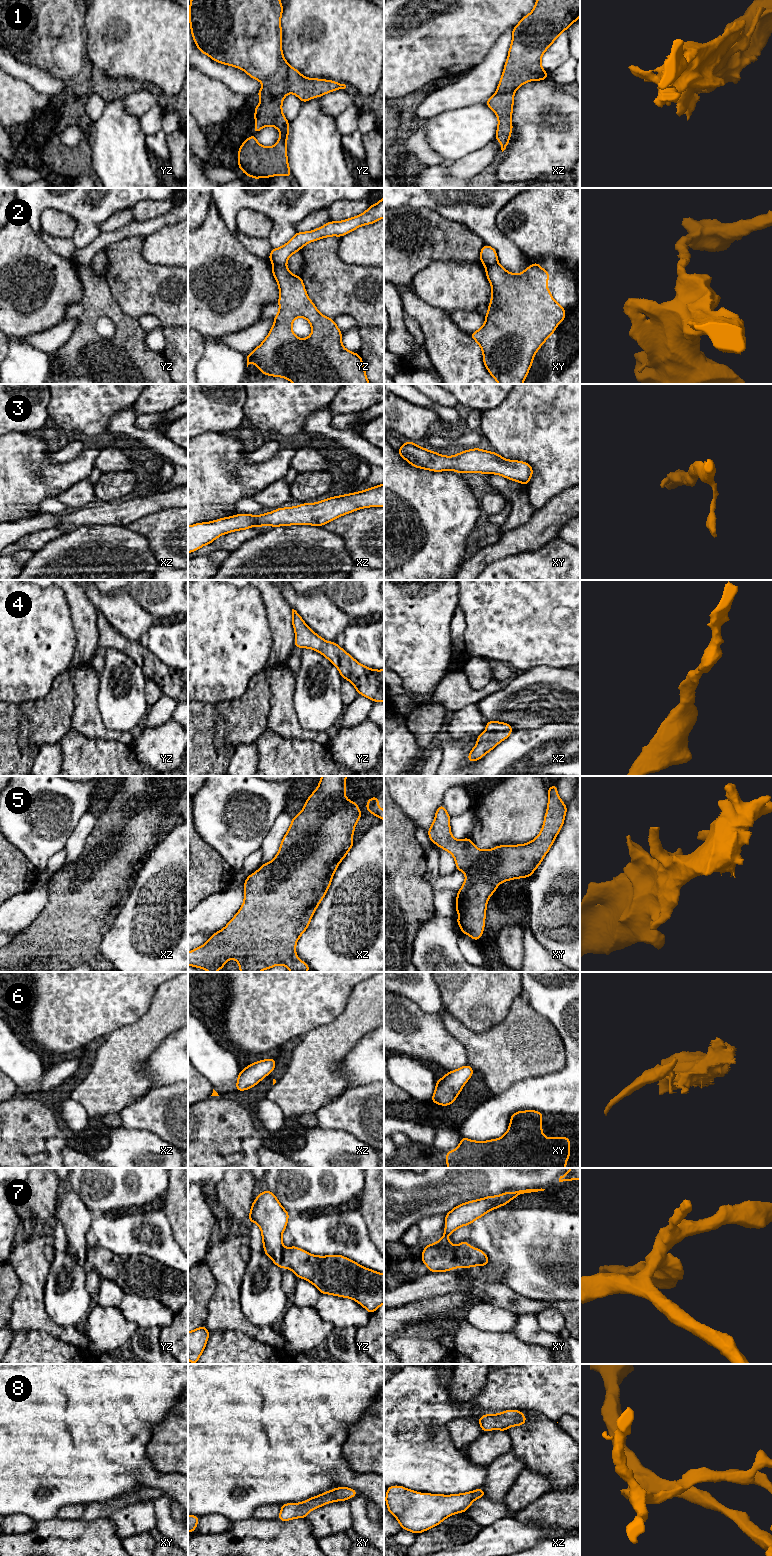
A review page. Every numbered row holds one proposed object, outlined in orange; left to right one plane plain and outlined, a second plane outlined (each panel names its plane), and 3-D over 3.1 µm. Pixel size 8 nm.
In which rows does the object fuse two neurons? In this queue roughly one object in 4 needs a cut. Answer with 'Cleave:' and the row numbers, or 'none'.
Cleave: 1, 2, 6, 7

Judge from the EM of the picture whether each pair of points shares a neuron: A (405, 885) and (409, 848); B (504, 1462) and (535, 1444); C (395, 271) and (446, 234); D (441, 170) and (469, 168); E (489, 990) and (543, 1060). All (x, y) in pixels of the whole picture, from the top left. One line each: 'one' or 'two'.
A: one
B: two
C: one
D: two
E: two

